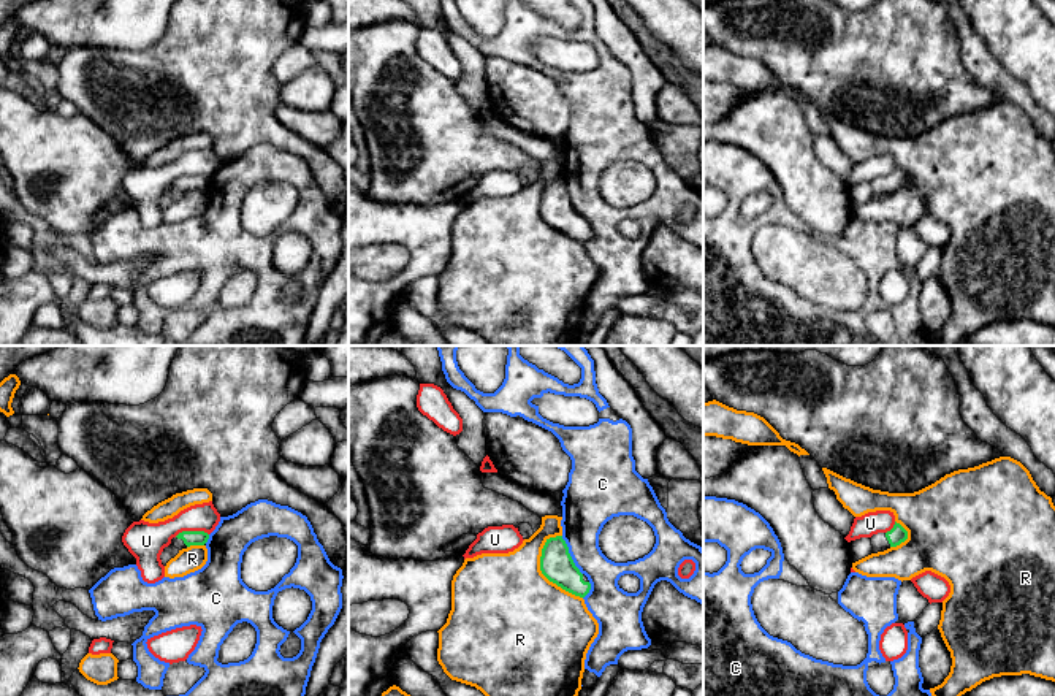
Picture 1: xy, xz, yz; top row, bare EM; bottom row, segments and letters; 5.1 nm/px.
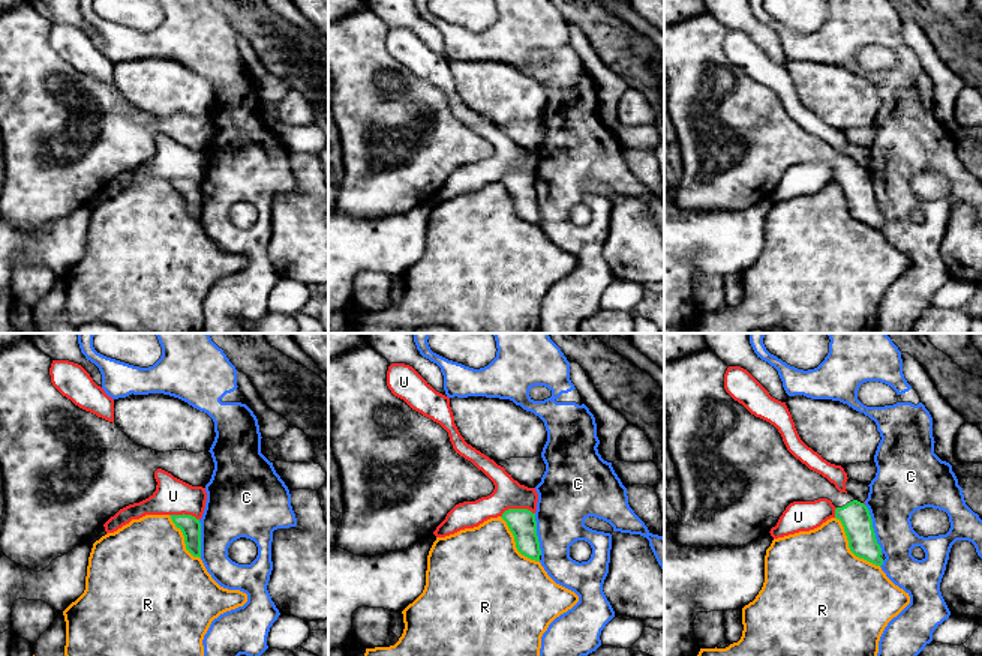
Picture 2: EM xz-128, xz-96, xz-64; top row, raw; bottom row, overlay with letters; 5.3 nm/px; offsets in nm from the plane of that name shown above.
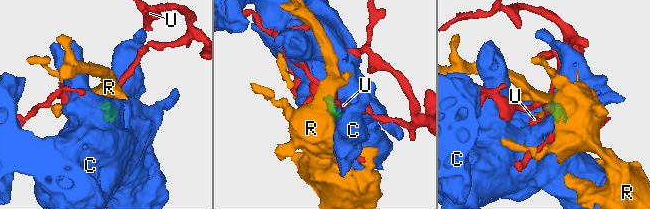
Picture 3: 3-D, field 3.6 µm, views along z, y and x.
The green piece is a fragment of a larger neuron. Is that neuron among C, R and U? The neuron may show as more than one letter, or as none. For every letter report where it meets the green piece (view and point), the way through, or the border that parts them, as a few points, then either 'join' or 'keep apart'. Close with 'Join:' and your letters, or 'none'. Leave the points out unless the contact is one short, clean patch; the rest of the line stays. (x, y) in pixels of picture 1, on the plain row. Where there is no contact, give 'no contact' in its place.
C: meets green in xz at (569, 200); border along xz (561, 181), (574, 210), (582, 219); keep apart
R: meets green in xz at (545, 221); keep apart
U: meets green in xy at (190, 176); keep apart
Join: none

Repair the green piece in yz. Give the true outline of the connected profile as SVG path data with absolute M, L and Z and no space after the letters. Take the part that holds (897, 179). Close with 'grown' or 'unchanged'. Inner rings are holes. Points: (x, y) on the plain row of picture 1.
M895 166L890 176L873 179L870 184L873 190L873 198L878 198L905 187L908 184L908 176Z; grown

